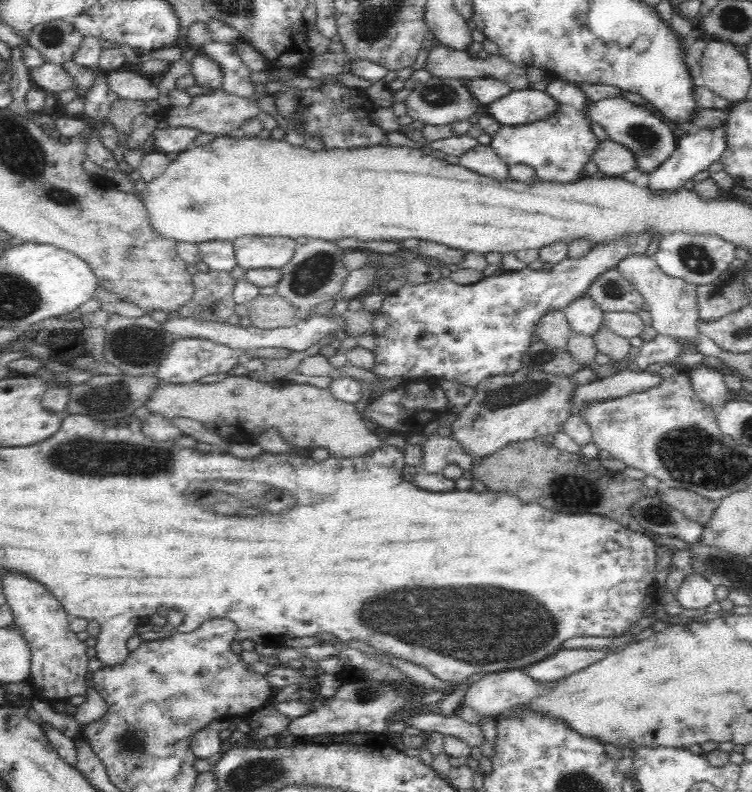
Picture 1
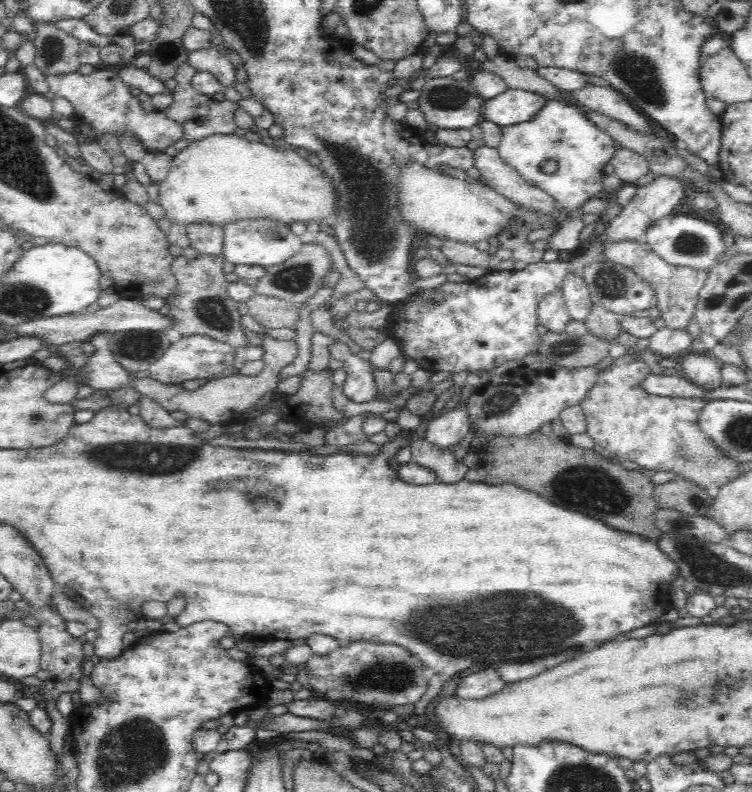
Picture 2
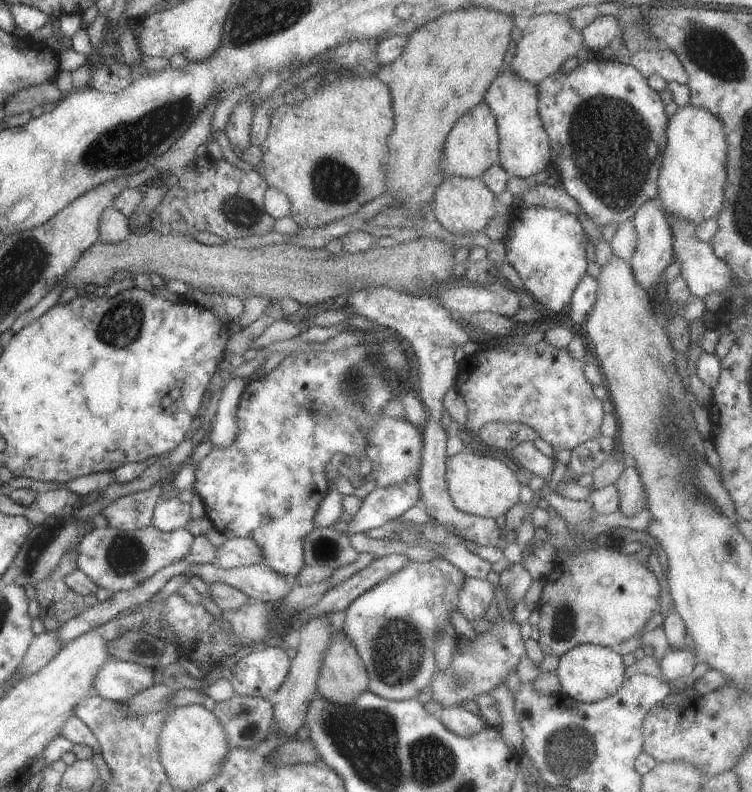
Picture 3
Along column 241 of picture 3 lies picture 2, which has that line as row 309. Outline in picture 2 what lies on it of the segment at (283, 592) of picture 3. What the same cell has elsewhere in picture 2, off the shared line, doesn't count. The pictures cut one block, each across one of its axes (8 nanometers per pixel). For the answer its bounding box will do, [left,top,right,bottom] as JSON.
[563,273,593,322]

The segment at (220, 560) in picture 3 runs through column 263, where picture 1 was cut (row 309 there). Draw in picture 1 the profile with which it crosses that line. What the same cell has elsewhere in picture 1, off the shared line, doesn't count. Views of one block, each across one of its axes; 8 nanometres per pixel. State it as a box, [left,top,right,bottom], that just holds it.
[535,309,571,349]

